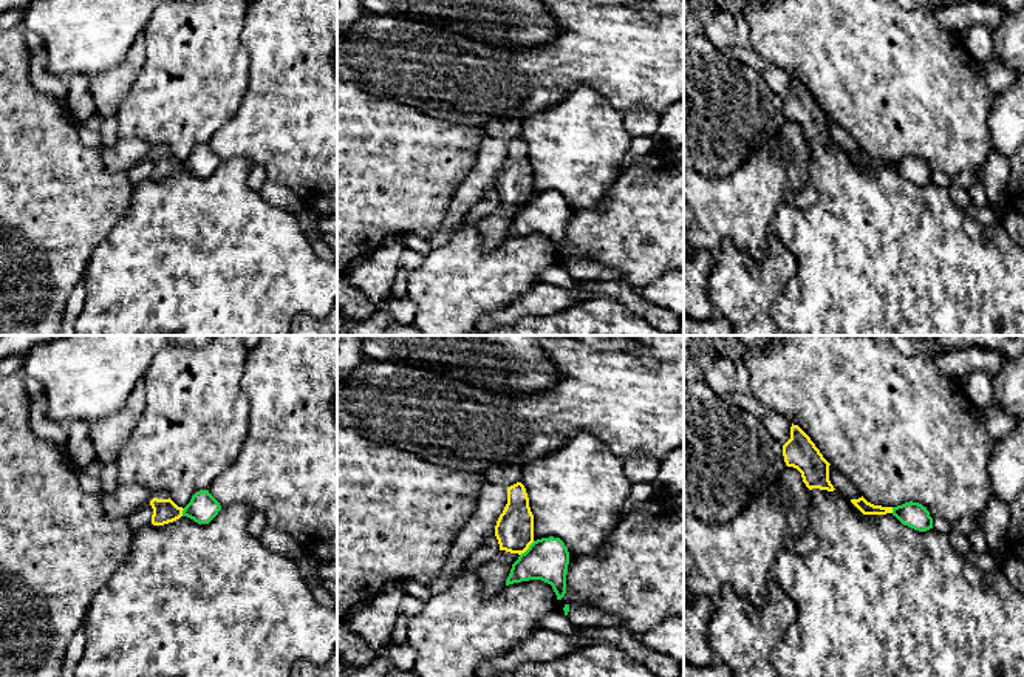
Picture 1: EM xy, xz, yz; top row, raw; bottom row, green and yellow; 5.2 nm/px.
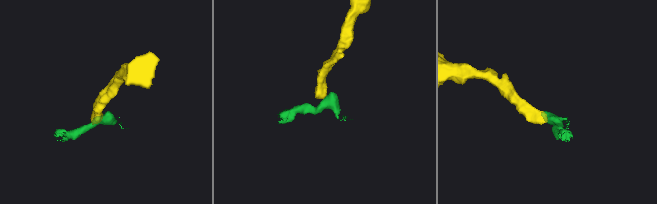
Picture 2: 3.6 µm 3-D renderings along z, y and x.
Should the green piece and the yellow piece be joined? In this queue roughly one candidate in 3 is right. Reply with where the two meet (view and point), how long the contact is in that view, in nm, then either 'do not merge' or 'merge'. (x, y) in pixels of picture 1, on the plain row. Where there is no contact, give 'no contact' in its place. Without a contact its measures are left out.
xz (528, 203) | 110 nm | do not merge

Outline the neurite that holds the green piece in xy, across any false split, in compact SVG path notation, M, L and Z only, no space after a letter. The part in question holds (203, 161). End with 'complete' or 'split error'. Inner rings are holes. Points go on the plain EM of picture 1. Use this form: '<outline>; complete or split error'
M200 144L184 161L183 170L187 170L198 178L209 178L220 164L220 156L209 147L209 144Z; complete

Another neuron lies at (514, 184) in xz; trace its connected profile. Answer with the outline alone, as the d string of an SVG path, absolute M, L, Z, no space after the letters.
M521 136L507 141L507 158L497 175L495 190L500 204L475 224L486 250L504 243L512 218L534 196L534 168Z

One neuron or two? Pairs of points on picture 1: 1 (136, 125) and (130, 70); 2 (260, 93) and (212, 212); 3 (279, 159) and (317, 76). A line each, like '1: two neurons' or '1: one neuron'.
1: two neurons
2: two neurons
3: one neuron

